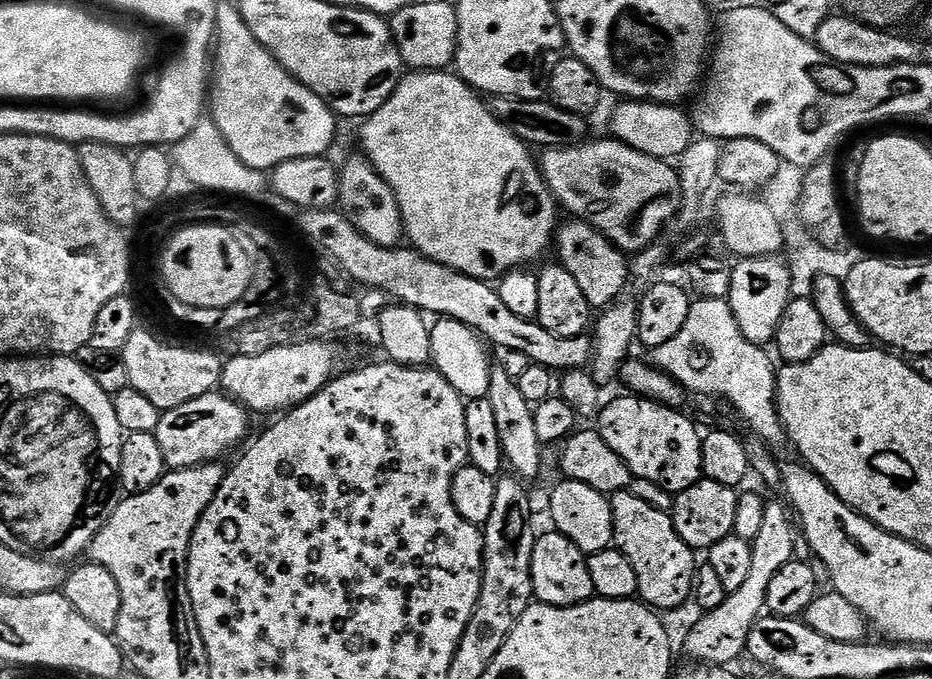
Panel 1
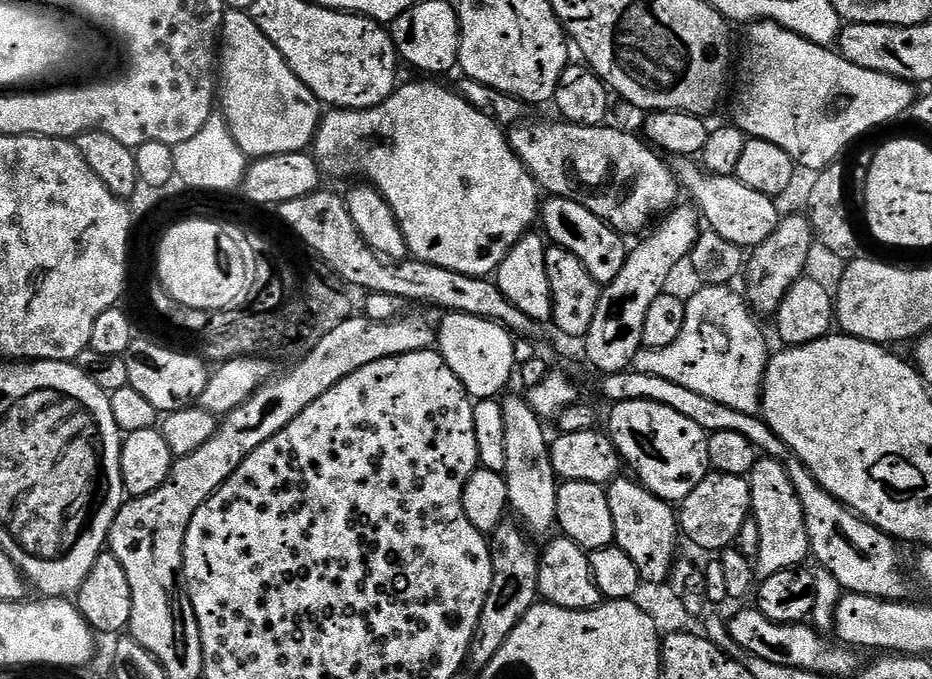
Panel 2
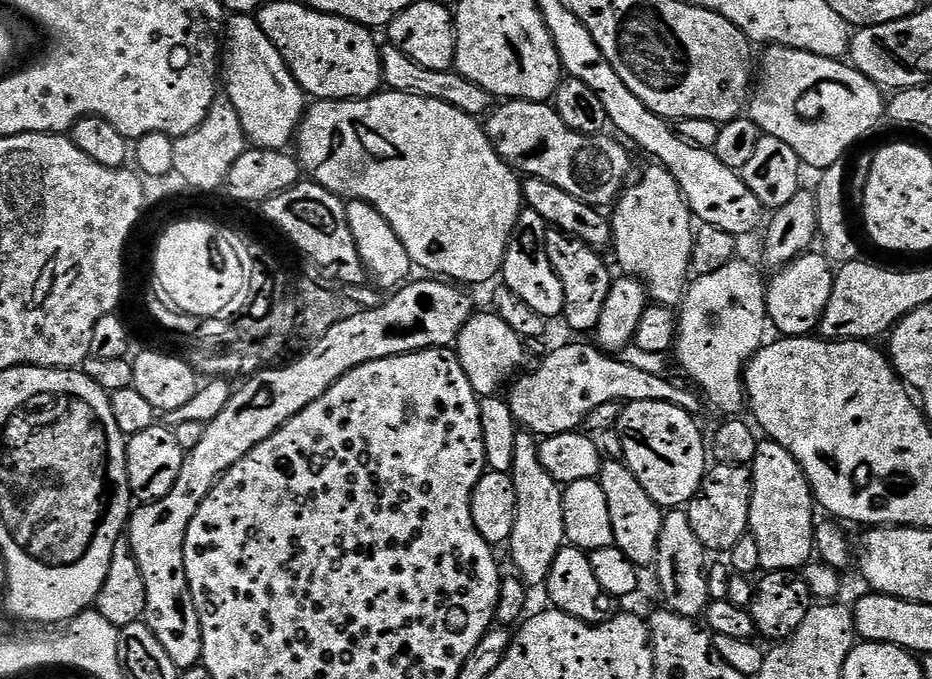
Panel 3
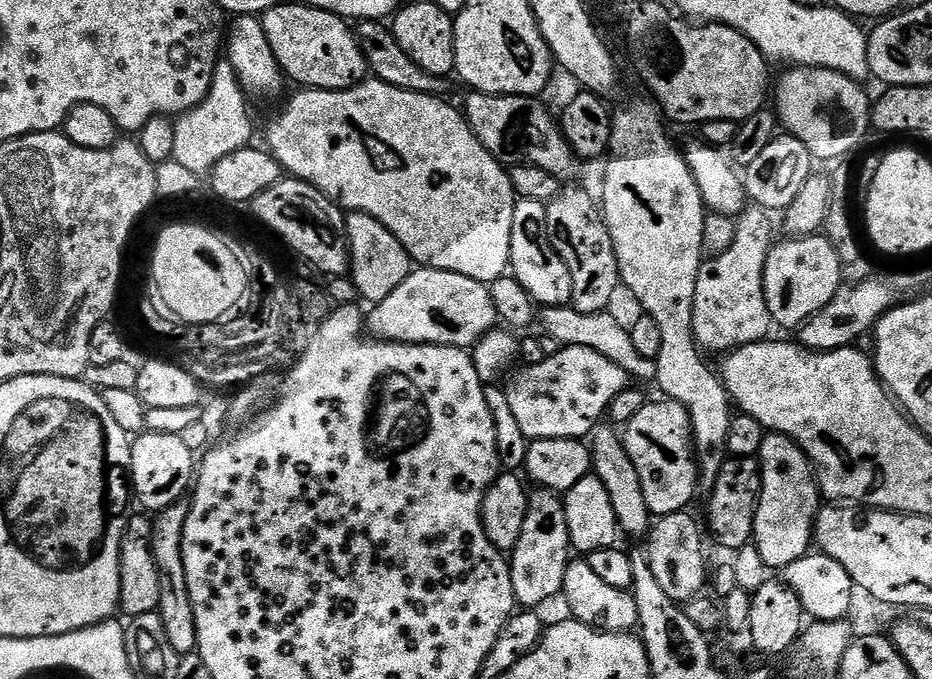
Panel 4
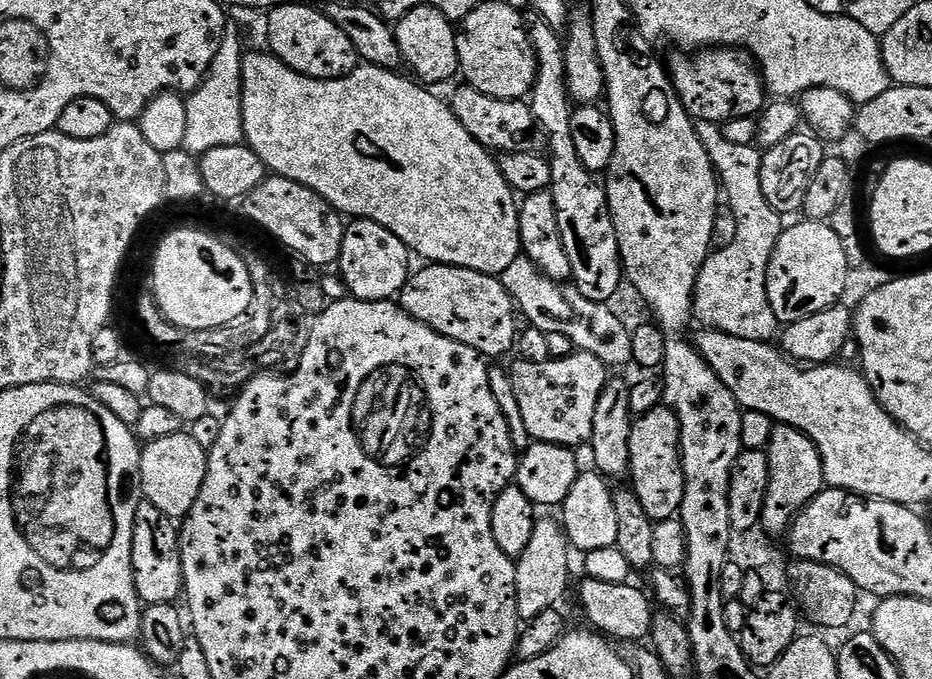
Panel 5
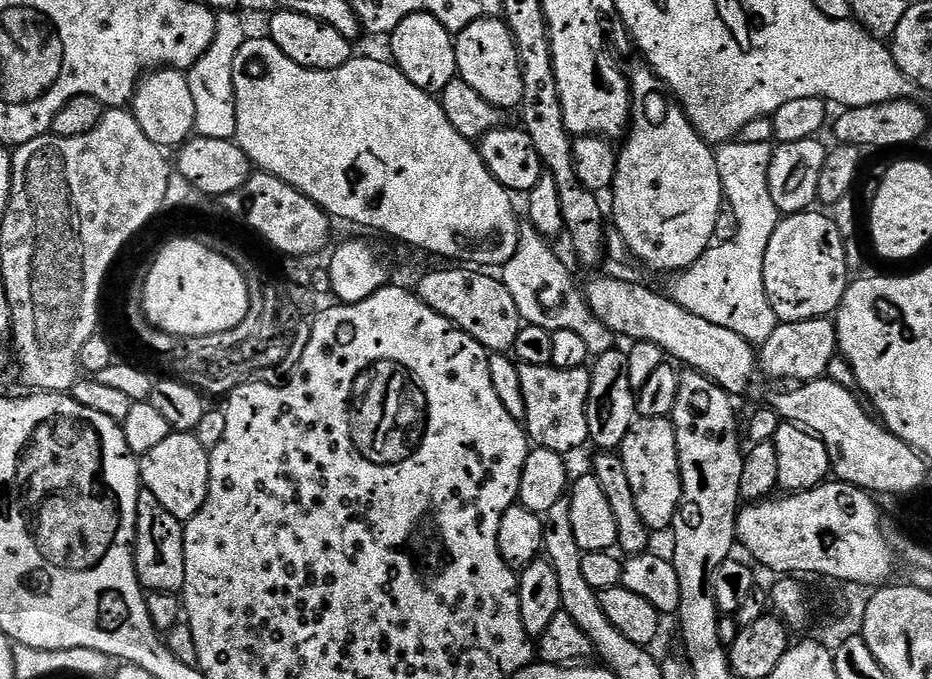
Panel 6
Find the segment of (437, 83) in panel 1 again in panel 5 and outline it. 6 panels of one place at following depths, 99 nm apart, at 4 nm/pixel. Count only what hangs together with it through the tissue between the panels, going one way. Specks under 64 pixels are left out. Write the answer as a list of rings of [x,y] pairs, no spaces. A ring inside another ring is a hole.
[[[249,51],[249,56],[240,64],[238,87],[242,94],[242,114],[244,115],[244,139],[247,147],[253,148],[269,173],[285,176],[310,190],[314,190],[326,203],[348,218],[373,220],[386,230],[394,233],[413,253],[425,256],[425,261],[433,264],[453,264],[459,268],[469,268],[485,274],[501,274],[515,259],[522,256],[520,247],[520,210],[517,193],[502,178],[499,163],[489,149],[483,148],[466,131],[466,126],[454,118],[451,107],[435,96],[423,83],[400,75],[388,68],[375,68],[372,64],[361,63],[349,76],[337,80],[315,80],[298,74],[290,66],[283,64],[271,51]]]

